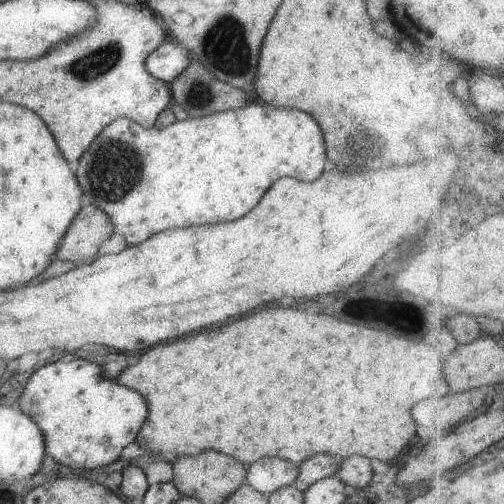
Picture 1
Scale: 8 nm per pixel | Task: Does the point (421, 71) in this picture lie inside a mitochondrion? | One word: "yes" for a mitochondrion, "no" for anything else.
no

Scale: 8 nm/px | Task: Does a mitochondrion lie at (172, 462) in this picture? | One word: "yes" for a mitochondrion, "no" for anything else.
no

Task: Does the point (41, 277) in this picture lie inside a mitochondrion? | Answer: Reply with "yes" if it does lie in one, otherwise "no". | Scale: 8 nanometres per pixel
no

